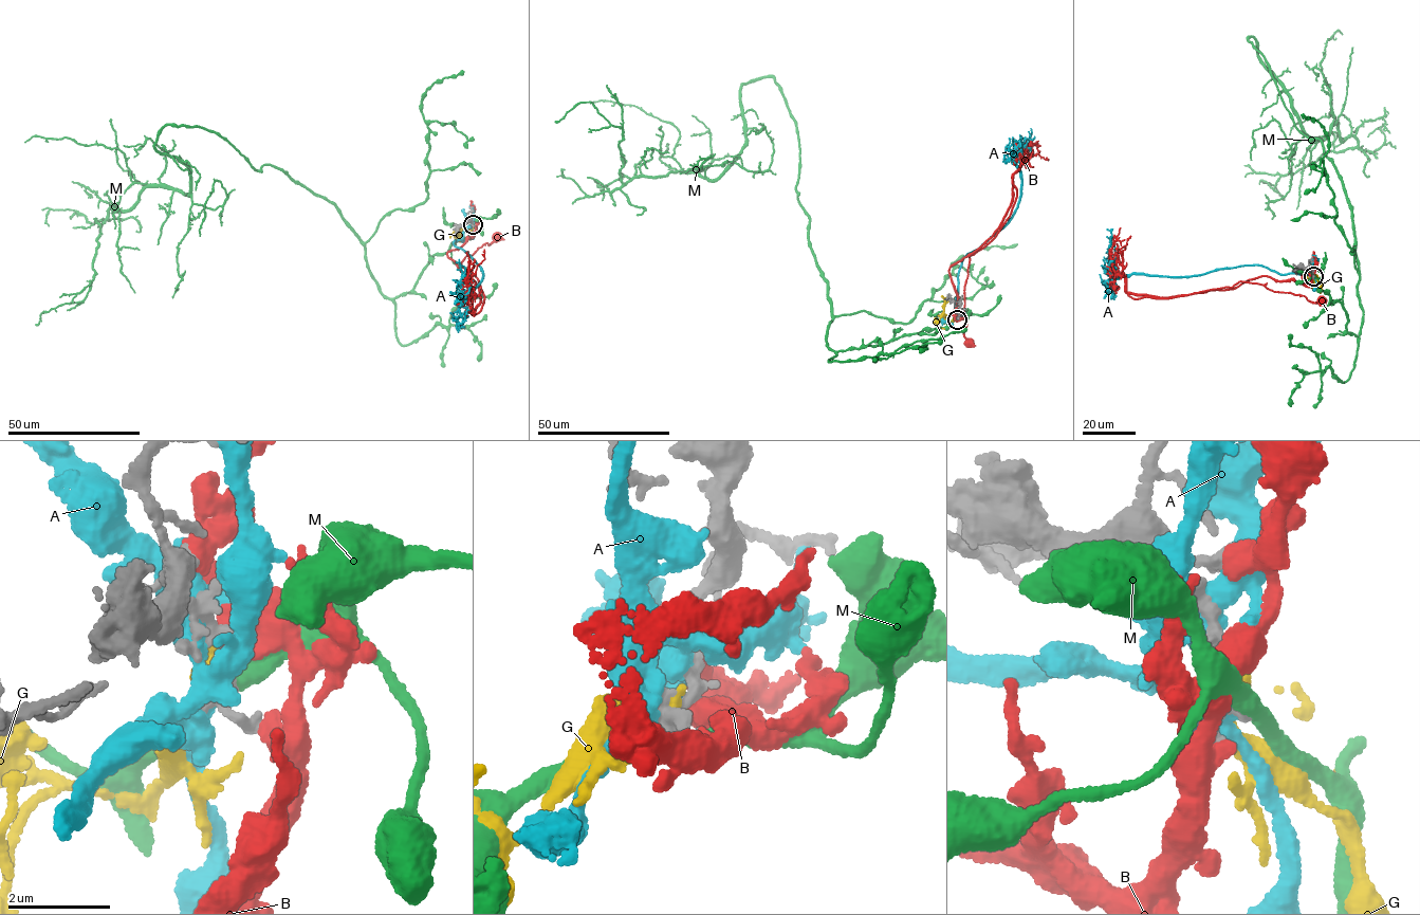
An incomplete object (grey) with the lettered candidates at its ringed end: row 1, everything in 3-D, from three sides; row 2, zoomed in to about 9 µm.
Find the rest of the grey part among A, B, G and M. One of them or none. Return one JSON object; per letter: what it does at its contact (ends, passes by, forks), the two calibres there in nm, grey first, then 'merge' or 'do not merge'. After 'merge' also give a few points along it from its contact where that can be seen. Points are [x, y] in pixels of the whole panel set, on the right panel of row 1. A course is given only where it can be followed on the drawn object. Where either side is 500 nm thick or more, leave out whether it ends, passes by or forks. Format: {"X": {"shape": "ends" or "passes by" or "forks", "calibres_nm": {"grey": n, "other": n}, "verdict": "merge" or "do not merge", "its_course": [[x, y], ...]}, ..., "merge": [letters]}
{"A": {"shape": "passes by", "calibres_nm": {"grey": 380, "other": 440}, "verdict": "do not merge"}, "B": {"shape": "passes by", "calibres_nm": {"grey": 130, "other": 380}, "verdict": "do not merge"}, "G": {"shape": "ends", "calibres_nm": {"grey": 360, "other": 440}, "verdict": "do not merge"}, "M": {"shape": "passes by", "calibres_nm": {"grey": 360, "other": 360}, "verdict": "do not merge"}, "merge": []}

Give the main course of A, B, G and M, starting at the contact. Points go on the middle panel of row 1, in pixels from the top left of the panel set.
A: (957, 317), (955, 302), (962, 259), (1006, 224), (1016, 207), (1021, 172), (1015, 151), (1029, 140), (1030, 129)
B: (959, 318), (958, 296), (948, 269), (999, 227), (993, 239), (970, 256), (963, 336), (970, 343)
G: (957, 317), (950, 324), (942, 318), (942, 296)
M: (957, 318), (828, 346), (773, 77), (742, 85), (715, 179), (624, 184), (622, 129), (587, 102), (555, 122)

